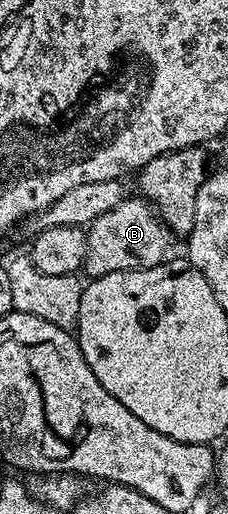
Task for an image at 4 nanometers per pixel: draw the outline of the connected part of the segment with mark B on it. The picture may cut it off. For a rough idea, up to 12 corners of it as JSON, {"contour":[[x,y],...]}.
{"contour":[[143,199],[87,225],[82,272],[153,268],[170,233]]}

